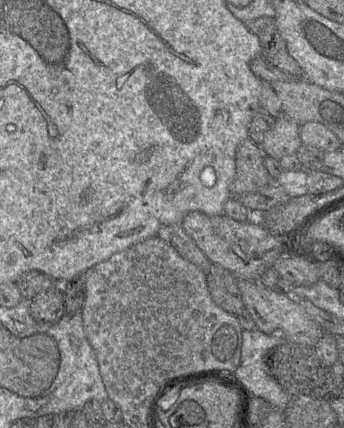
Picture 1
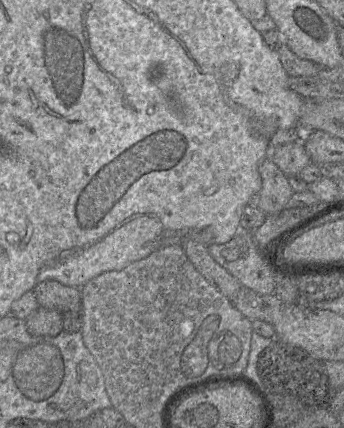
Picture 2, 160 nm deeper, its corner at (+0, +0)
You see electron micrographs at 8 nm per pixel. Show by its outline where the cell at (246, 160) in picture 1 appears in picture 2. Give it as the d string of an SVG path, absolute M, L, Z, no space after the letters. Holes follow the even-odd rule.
M270 158L259 165L262 180L261 190L254 195L251 203L265 214L282 211L294 193L287 176Z

